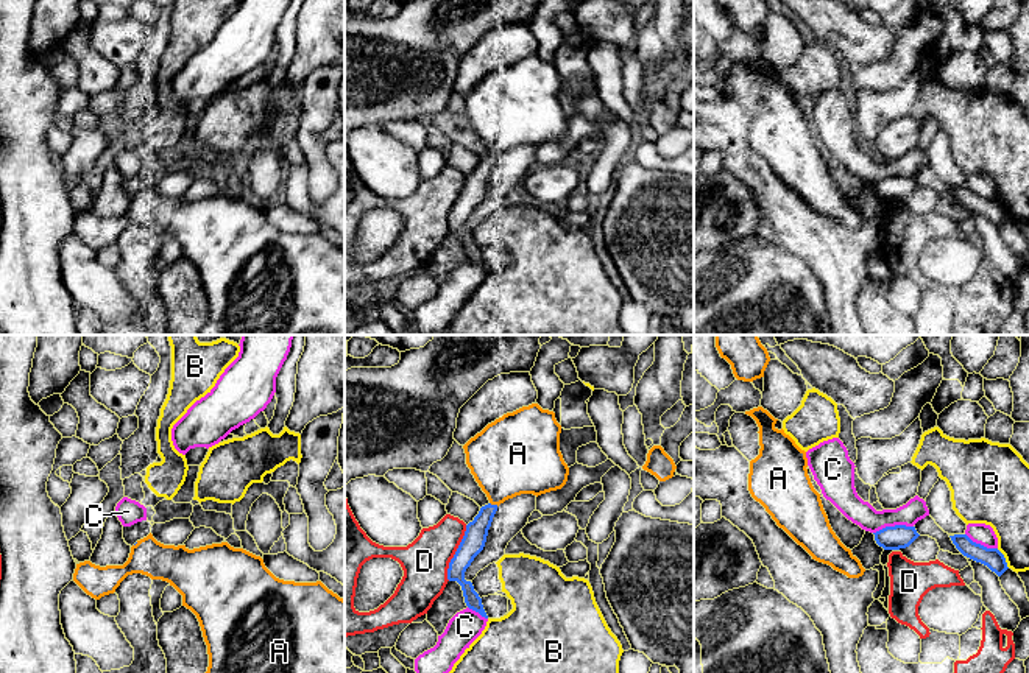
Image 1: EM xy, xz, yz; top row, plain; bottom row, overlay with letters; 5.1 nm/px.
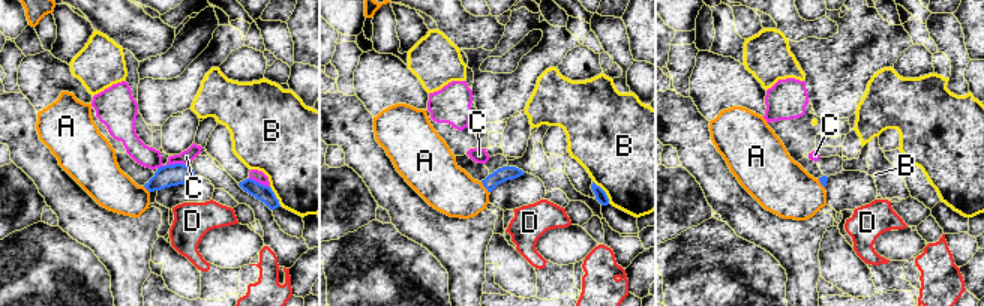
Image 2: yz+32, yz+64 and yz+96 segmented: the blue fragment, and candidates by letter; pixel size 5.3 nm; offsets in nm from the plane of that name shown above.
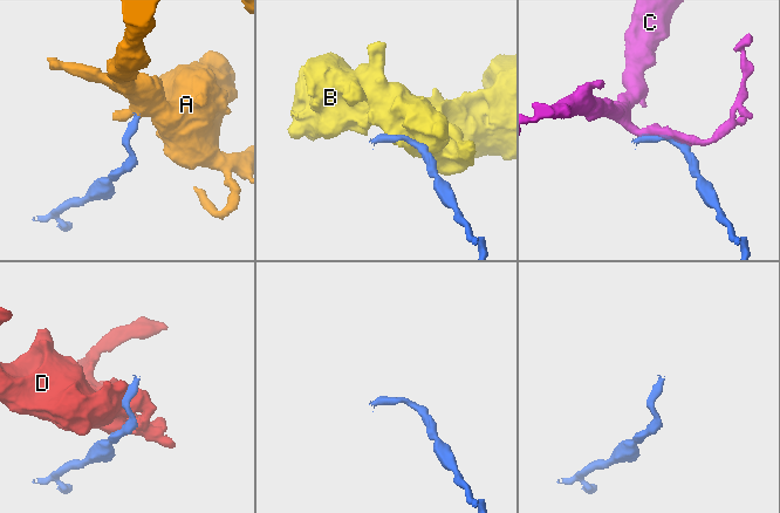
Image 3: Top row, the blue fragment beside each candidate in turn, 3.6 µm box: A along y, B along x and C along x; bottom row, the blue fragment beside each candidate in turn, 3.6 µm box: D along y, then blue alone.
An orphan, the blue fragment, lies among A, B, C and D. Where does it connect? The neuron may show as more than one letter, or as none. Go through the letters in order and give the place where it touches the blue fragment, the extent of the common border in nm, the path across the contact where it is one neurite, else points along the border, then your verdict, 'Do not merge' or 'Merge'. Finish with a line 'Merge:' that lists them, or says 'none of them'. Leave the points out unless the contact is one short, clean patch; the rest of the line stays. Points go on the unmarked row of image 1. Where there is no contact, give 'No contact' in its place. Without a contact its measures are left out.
A: Touches blue at xz (495, 156). Shared border 50 nm. Merge
B: Touches blue at yz (1004, 209). Shared border 120 nm. Do not merge
C: Touches blue at yz (892, 178). Shared border 220 nm. Do not merge
D: Touches blue at xz (456, 204). Shared border 300 nm. Do not merge
Merge: A

